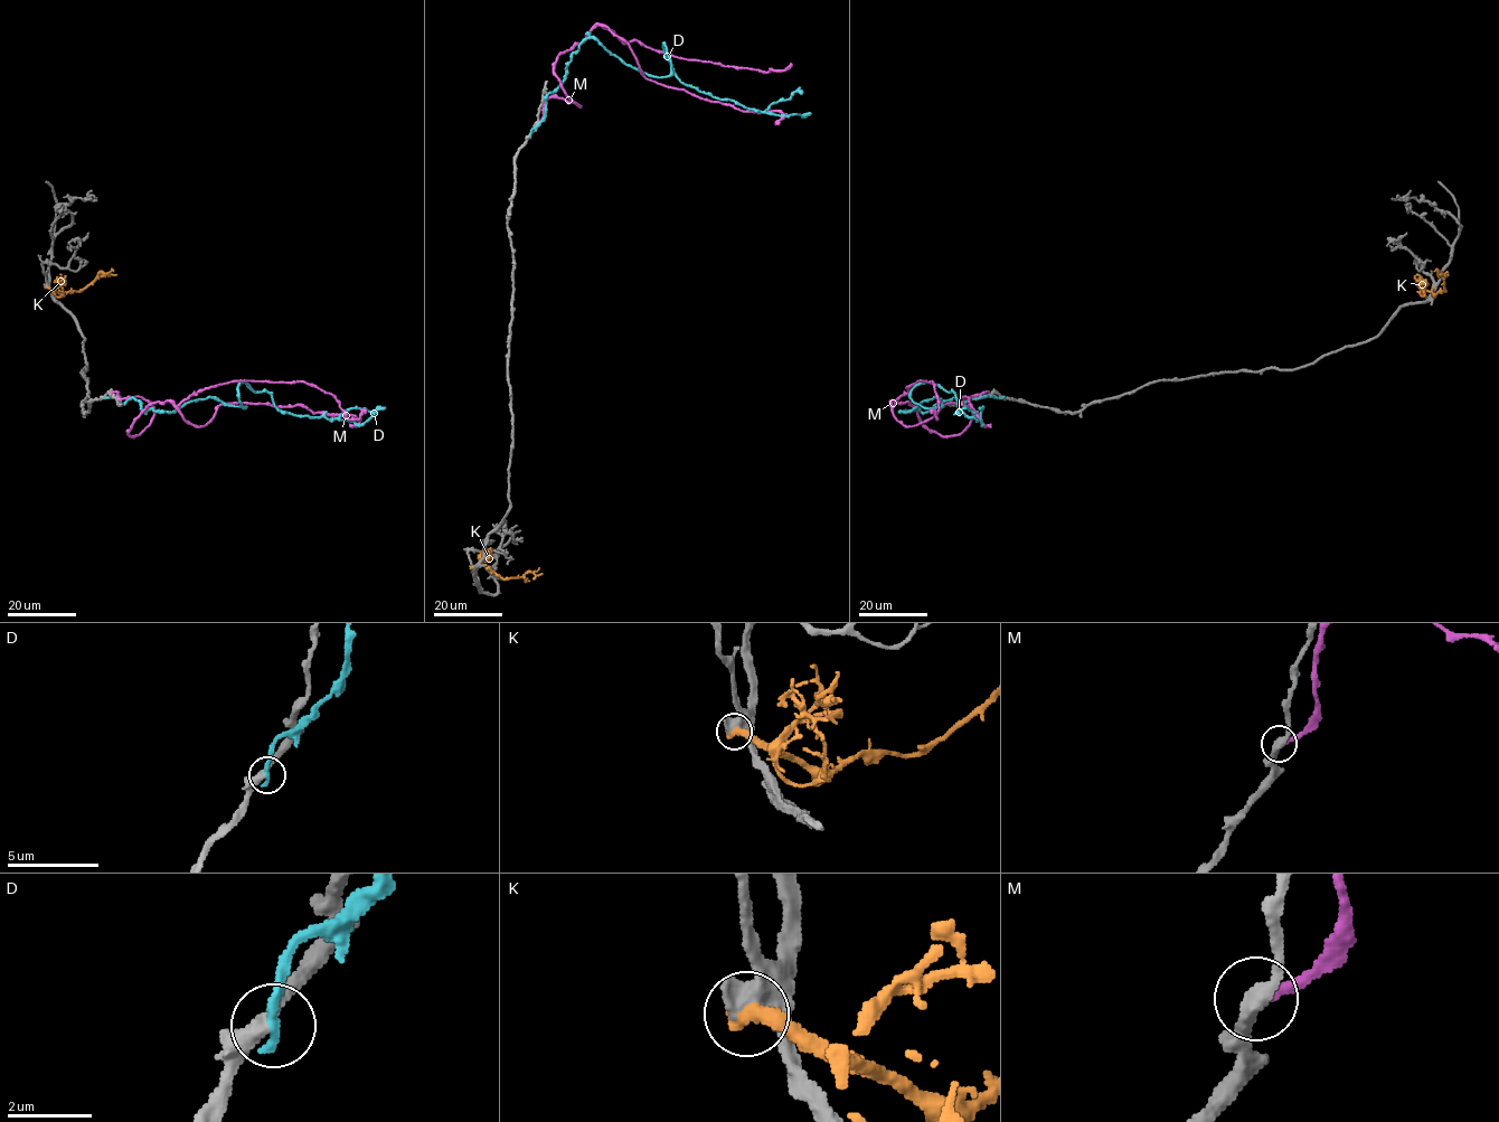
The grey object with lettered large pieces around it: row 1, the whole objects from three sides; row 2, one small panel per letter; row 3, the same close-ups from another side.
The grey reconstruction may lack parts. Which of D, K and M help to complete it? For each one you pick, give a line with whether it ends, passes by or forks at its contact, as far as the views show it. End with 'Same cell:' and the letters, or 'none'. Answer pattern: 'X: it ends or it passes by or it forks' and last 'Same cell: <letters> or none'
Same cell: none

